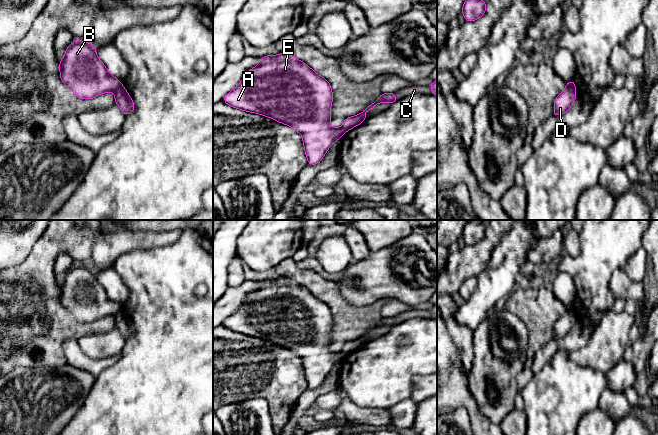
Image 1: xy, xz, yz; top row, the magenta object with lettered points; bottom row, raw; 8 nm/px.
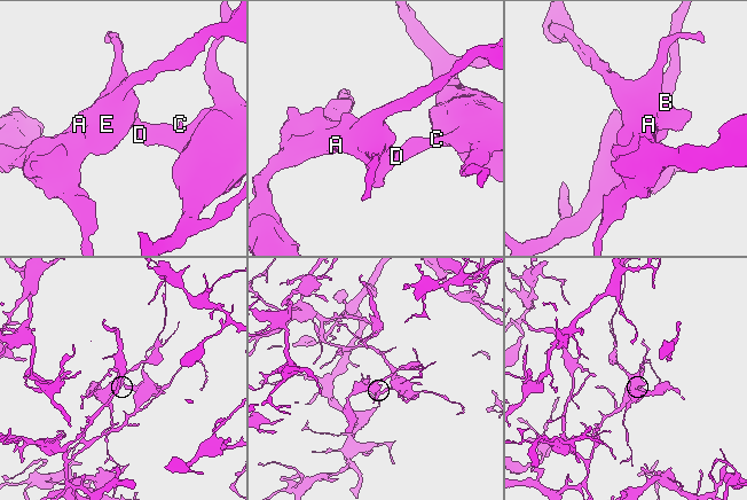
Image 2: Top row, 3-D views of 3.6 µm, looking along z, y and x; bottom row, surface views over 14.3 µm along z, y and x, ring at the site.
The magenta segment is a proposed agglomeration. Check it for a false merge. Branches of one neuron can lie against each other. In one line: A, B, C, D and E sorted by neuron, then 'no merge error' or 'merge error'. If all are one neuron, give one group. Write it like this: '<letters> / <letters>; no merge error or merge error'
A B E / C D; merge error

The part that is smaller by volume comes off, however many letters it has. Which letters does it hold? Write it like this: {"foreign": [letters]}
{"foreign": ["A", "B", "E"]}

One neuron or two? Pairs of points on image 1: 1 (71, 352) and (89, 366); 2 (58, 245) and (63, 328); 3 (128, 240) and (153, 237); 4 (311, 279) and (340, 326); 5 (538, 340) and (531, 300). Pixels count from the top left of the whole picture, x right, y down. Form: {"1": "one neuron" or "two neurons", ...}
{"1": "one neuron", "2": "one neuron", "3": "one neuron", "4": "one neuron", "5": "one neuron"}

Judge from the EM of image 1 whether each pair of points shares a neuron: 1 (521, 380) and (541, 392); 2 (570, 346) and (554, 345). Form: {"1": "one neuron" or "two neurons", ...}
{"1": "two neurons", "2": "one neuron"}

